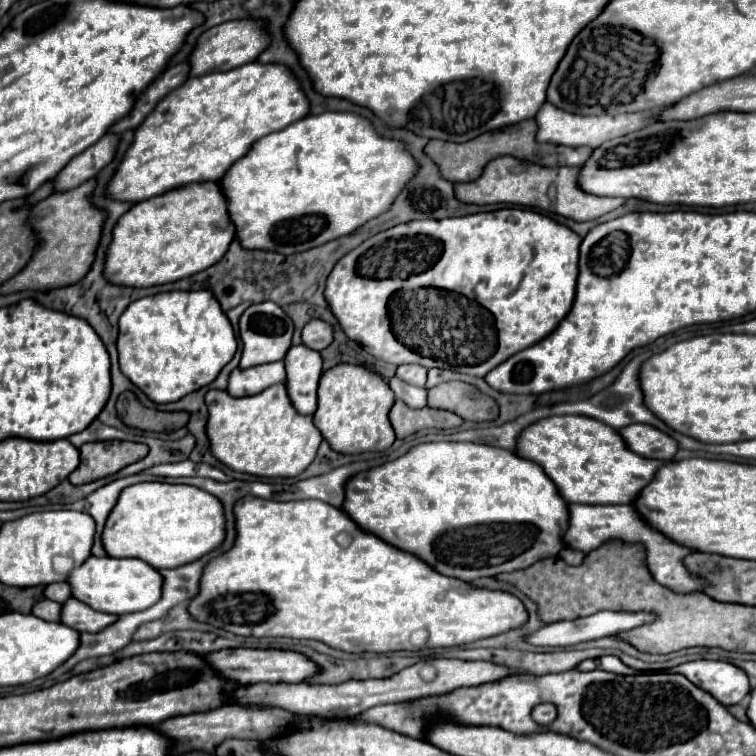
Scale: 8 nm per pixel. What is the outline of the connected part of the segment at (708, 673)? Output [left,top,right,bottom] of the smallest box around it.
[673,661,751,707]

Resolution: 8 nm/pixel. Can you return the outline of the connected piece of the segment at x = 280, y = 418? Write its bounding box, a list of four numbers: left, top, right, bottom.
[205,381,323,477]

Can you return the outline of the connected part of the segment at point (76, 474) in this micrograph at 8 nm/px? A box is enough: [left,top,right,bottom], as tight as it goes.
[69,441,147,485]

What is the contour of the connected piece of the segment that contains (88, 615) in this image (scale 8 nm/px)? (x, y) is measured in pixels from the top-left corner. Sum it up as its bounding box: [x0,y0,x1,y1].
[61,599,117,633]

